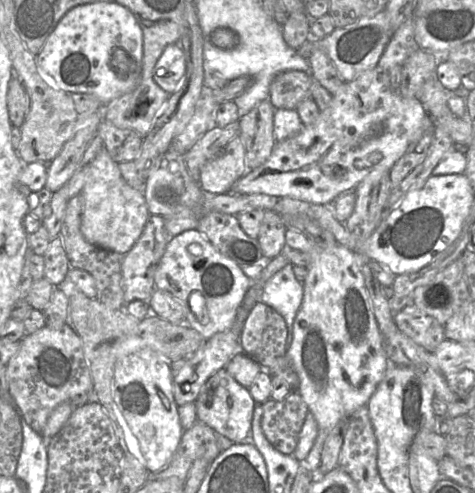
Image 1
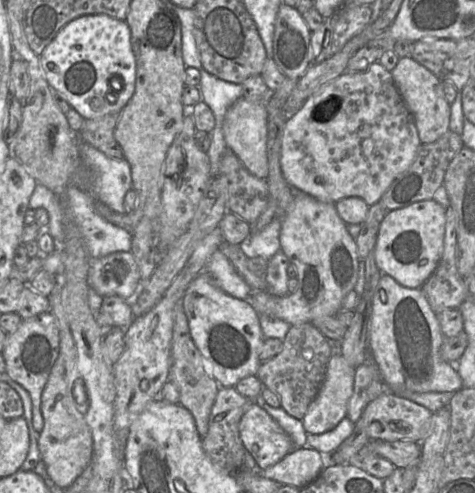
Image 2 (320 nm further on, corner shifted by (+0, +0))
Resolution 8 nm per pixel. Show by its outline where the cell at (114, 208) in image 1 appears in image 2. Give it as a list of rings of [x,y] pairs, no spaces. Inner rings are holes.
[[[84,15],[66,24],[39,55],[50,87],[84,120],[121,113],[134,94],[136,60],[126,20],[108,15]]]

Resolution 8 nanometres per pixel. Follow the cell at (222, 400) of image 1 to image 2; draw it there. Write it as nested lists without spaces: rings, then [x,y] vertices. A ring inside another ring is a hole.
[[[256,402],[242,416],[239,432],[244,447],[261,469],[273,466],[294,449],[289,435]]]

